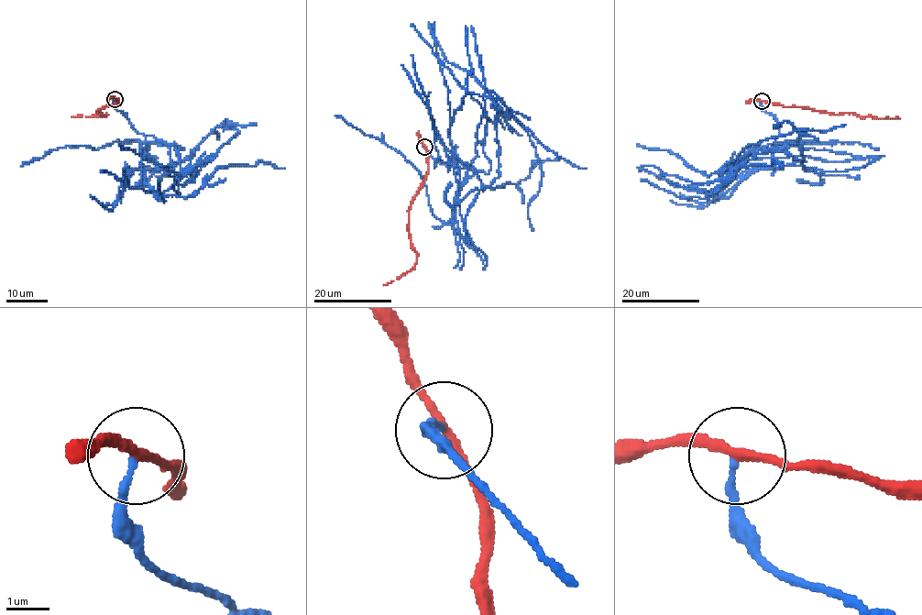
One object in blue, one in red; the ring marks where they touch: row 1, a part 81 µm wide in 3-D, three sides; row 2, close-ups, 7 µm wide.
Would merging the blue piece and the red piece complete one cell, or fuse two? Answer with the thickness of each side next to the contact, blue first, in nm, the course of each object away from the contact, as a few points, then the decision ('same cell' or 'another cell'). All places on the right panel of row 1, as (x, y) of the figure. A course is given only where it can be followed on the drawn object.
calibres 160 and 190 nm; course blue (761, 102), (771, 154), (801, 162), (766, 151), (735, 170), (836, 142), (729, 166); course red (761, 102), (834, 114), (900, 119); another cell

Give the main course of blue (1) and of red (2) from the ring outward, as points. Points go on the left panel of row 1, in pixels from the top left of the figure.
1: (114, 99), (158, 165), (192, 151), (189, 164), (182, 170), (181, 147), (134, 138), (51, 148), (21, 166)
2: (114, 99), (118, 100), (118, 104), (98, 111), (107, 115), (71, 117)

